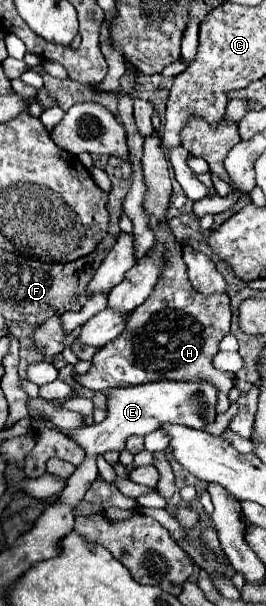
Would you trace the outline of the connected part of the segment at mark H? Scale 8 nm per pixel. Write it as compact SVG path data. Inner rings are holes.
M153 135L147 137L143 147L145 147L143 173L149 187L145 197L145 209L151 215L151 225L155 231L155 247L164 254L165 273L161 275L149 299L133 311L133 315L127 321L127 329L117 339L101 347L101 351L93 357L93 367L85 375L79 375L77 381L89 389L113 389L113 387L143 385L161 379L167 381L203 379L219 387L217 407L229 407L229 391L233 387L235 375L219 371L213 365L213 357L219 351L219 343L231 329L229 297L225 293L205 297L191 287L181 247L175 241L171 229L165 223L161 223L171 197L169 163L159 147L157 137Z

